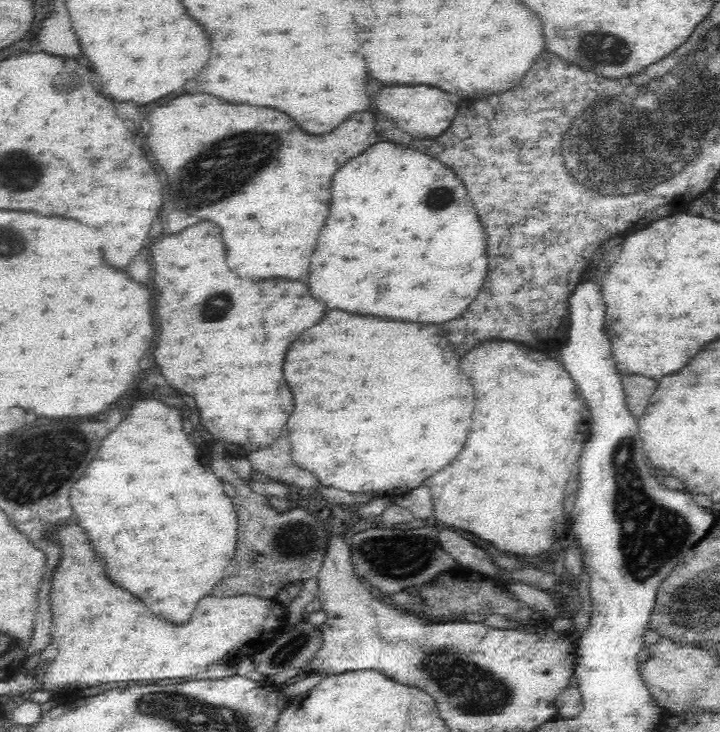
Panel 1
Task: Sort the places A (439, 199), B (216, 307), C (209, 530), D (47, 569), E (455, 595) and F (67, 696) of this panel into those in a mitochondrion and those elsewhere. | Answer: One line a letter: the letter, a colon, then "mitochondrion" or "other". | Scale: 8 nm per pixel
A: mitochondrion
B: mitochondrion
C: other
D: other
E: other
F: other

